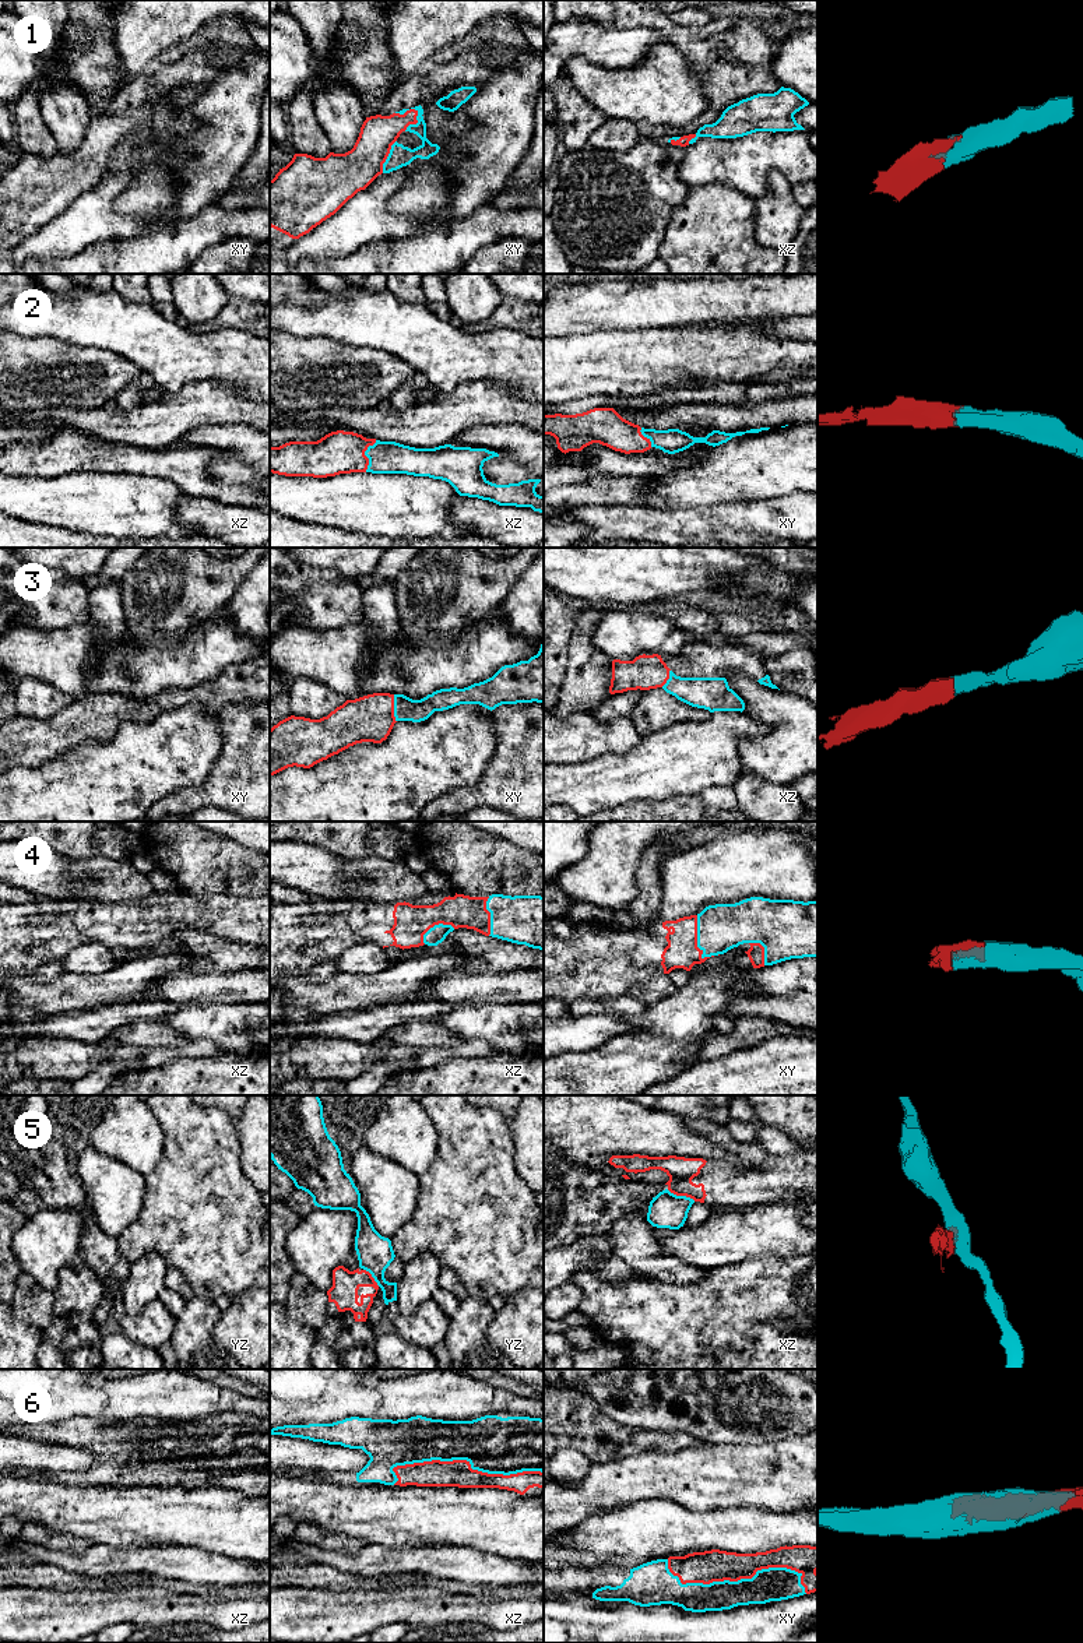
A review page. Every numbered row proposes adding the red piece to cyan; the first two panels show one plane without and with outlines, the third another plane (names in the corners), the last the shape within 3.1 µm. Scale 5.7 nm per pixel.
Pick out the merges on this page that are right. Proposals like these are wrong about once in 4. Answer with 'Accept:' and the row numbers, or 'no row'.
Accept: 1, 2, 3, 4, 6

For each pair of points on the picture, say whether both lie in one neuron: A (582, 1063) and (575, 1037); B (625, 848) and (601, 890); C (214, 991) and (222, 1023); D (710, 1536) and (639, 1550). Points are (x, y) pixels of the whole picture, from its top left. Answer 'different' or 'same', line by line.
A: different
B: same
C: different
D: same

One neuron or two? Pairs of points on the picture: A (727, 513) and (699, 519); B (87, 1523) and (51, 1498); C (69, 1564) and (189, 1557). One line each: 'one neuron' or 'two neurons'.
A: one neuron
B: one neuron
C: one neuron

